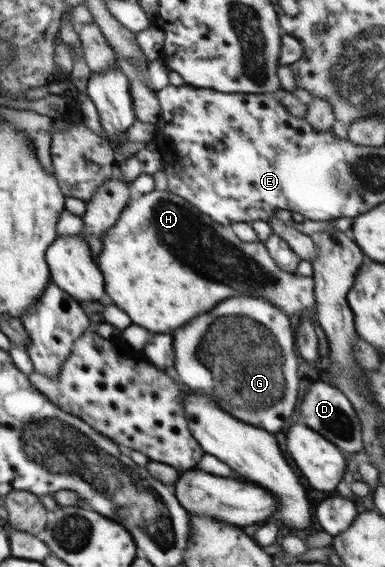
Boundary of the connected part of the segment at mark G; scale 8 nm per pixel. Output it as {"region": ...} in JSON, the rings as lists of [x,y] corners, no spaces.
{"region":[[[237,295],[224,299],[212,311],[194,317],[188,325],[180,326],[172,333],[176,379],[186,388],[210,396],[218,407],[244,423],[270,433],[276,433],[278,427],[287,429],[293,423],[292,411],[298,401],[296,397],[300,381],[297,373],[298,355],[294,351],[295,333],[290,325],[290,319],[282,308],[268,303],[262,296]]]}

